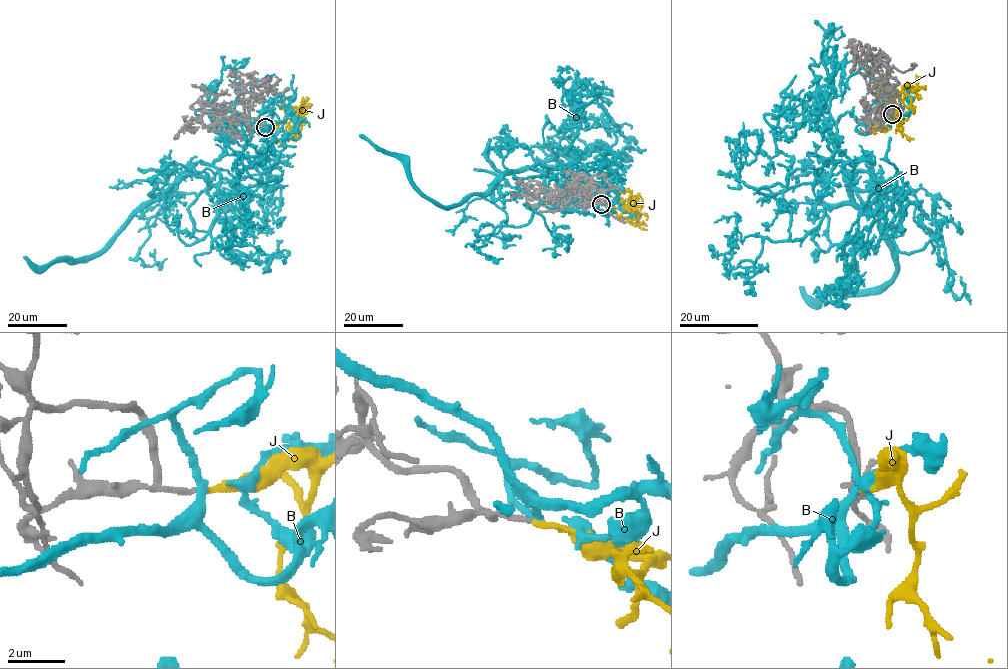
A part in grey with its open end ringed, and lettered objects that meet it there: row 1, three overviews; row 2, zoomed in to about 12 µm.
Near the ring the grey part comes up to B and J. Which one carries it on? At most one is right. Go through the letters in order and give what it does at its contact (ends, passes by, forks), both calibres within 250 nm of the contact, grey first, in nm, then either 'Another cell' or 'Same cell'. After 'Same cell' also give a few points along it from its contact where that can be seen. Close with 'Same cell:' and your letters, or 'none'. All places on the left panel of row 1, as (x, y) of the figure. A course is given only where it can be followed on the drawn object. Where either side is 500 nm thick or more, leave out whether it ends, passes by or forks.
B: It forks there. Thickness 160 nm (grey) against 220 nm. Another cell
J: It ends there. Thickness 160 nm (grey) against 190 nm. Same cell. Its course: (265, 126), (286, 123), (296, 131), (303, 119), (299, 109), (280, 108), (294, 96)
Same cell: J

